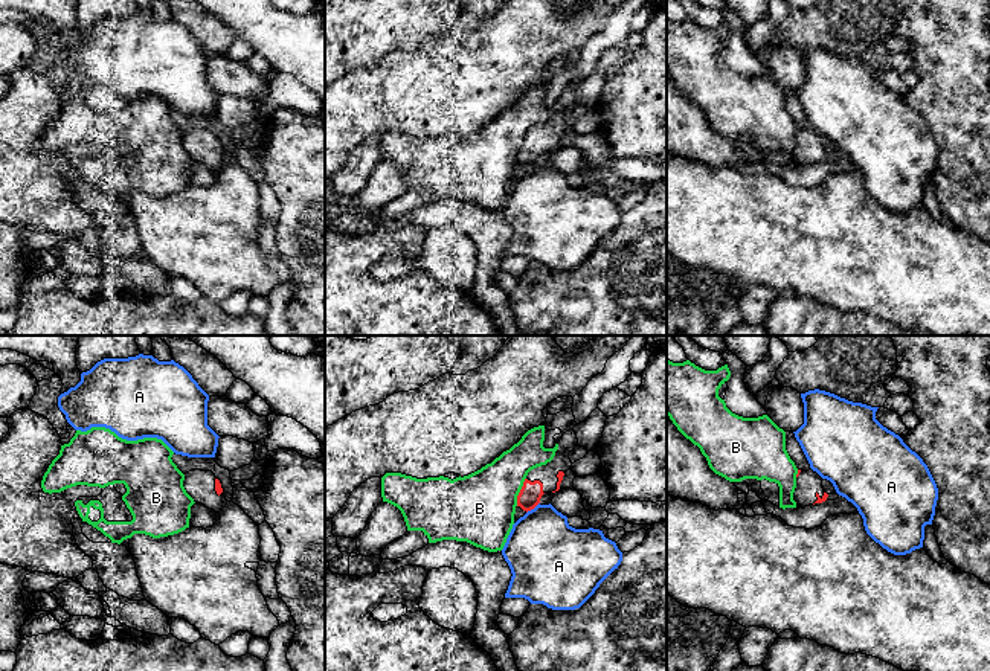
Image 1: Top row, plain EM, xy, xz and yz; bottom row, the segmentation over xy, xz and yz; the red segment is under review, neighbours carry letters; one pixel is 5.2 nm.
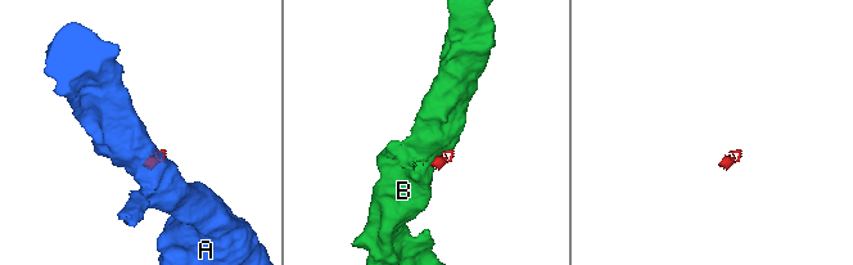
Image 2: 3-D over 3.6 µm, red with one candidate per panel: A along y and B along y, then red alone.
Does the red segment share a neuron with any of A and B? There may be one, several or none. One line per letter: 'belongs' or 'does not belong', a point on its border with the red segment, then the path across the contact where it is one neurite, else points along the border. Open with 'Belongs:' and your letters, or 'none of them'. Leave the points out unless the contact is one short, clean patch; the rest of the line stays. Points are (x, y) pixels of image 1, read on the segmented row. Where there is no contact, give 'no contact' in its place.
Belongs: none of them
A: does not belong; contact xz (533, 508); border xz (539, 502), (527, 513)
B: does not belong; contact xz (520, 491); border xz (525, 478), (516, 505)

